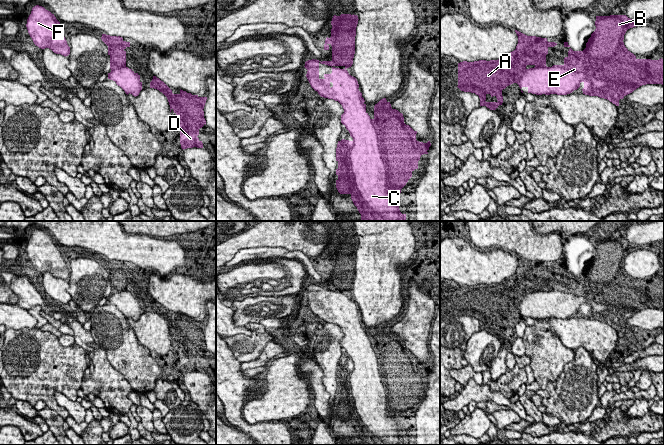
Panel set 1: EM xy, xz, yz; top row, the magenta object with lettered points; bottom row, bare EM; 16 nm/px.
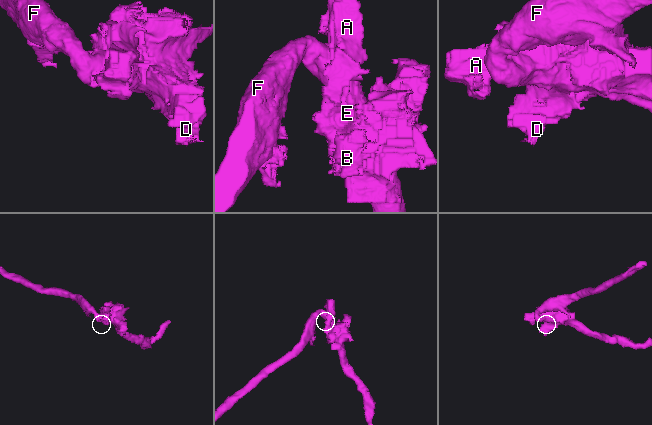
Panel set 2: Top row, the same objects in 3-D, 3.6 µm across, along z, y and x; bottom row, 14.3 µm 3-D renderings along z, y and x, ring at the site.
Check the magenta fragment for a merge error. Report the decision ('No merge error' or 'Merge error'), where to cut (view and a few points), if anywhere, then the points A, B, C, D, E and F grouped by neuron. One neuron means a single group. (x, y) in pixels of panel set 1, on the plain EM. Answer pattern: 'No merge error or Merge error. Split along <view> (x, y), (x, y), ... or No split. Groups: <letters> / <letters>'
No merge error. No split. Groups: A B C D E F

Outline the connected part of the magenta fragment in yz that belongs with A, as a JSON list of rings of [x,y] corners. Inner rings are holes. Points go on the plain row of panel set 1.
[[[626,239],[596,240],[595,255],[583,275],[568,275],[563,289],[546,290],[548,272],[557,269],[547,262],[527,260],[515,254],[518,260],[516,273],[498,284],[463,285],[458,287],[458,312],[464,316],[475,317],[480,322],[480,330],[496,334],[503,327],[502,314],[517,307],[527,311],[528,317],[536,319],[567,319],[584,307],[583,318],[604,322],[619,330],[619,324],[646,308],[664,309],[664,284],[637,283],[624,269],[624,259],[638,246]],[[486,319],[497,322],[496,326],[486,326]]]

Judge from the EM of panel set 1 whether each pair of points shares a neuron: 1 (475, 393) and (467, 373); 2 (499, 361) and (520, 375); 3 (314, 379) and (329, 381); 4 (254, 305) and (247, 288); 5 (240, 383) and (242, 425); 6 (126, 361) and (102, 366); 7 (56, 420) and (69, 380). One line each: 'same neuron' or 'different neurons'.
1: different neurons
2: different neurons
3: different neurons
4: different neurons
5: same neuron
6: different neurons
7: different neurons

